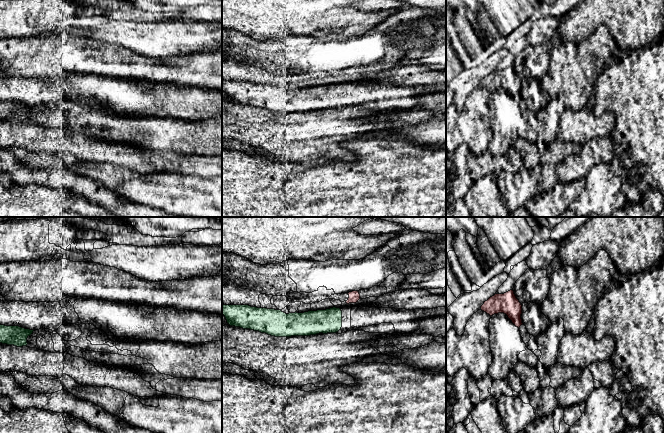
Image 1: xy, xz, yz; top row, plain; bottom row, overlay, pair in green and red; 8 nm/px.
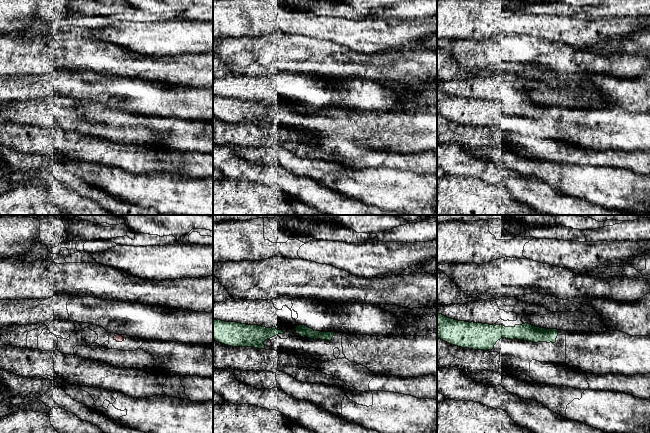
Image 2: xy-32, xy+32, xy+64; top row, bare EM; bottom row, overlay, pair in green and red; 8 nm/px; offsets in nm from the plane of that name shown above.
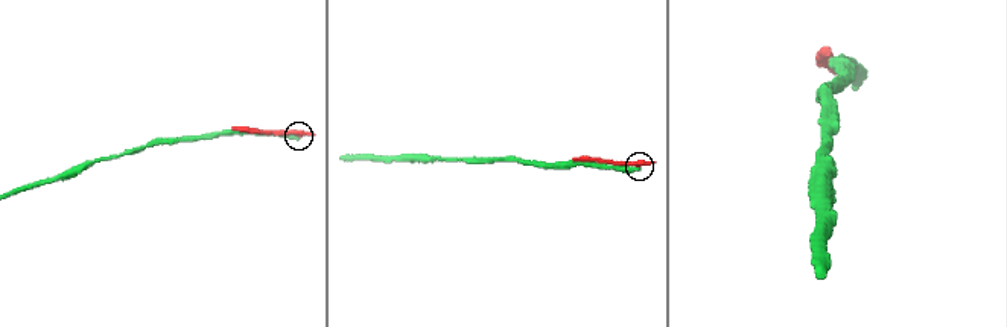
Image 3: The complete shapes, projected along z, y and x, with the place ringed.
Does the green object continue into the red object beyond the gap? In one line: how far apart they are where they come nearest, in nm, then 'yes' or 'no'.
70 nm apart; no

